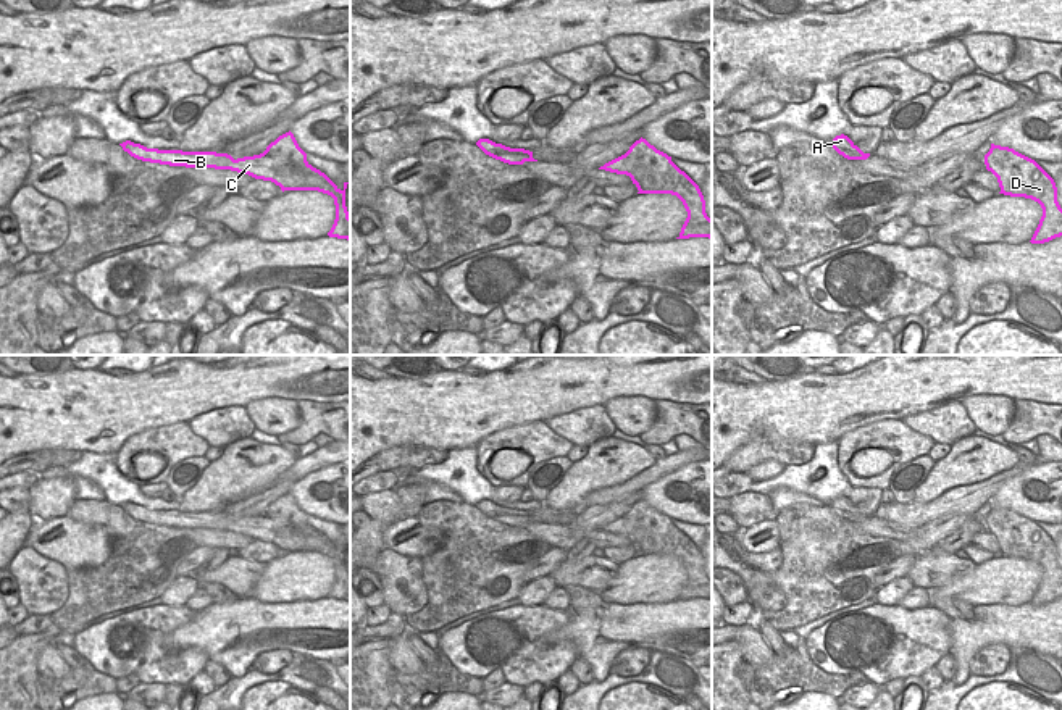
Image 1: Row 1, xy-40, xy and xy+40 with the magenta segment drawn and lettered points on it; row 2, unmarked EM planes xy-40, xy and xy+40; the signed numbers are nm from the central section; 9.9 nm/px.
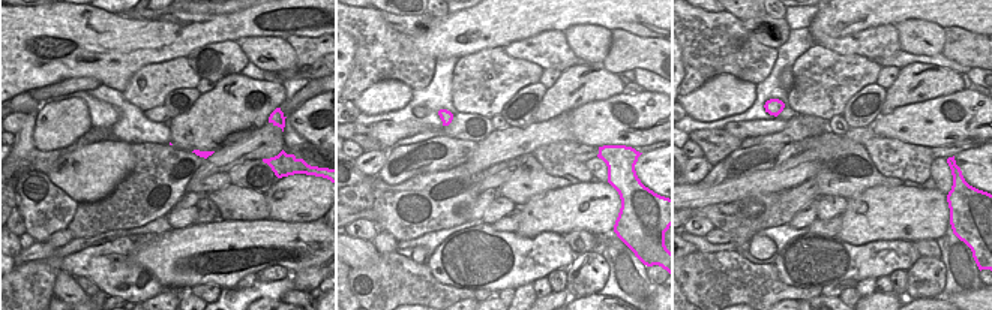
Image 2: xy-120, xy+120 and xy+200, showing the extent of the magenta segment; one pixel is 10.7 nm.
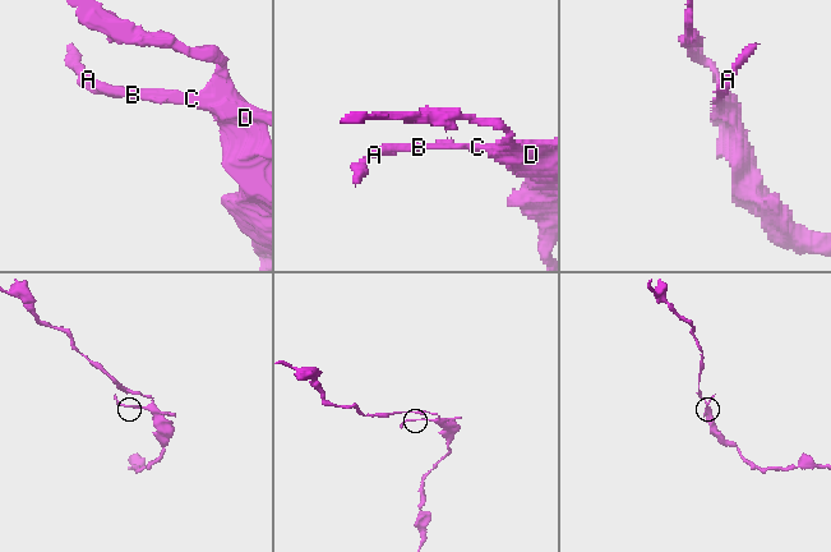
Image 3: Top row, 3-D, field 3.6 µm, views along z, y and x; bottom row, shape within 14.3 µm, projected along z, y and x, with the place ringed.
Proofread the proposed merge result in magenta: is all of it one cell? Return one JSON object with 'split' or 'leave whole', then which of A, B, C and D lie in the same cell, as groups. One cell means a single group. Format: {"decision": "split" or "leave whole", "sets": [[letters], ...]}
{"decision": "split", "sets": [["A", "B", "C"], ["D"]]}

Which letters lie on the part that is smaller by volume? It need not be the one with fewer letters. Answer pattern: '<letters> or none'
A, B, C

